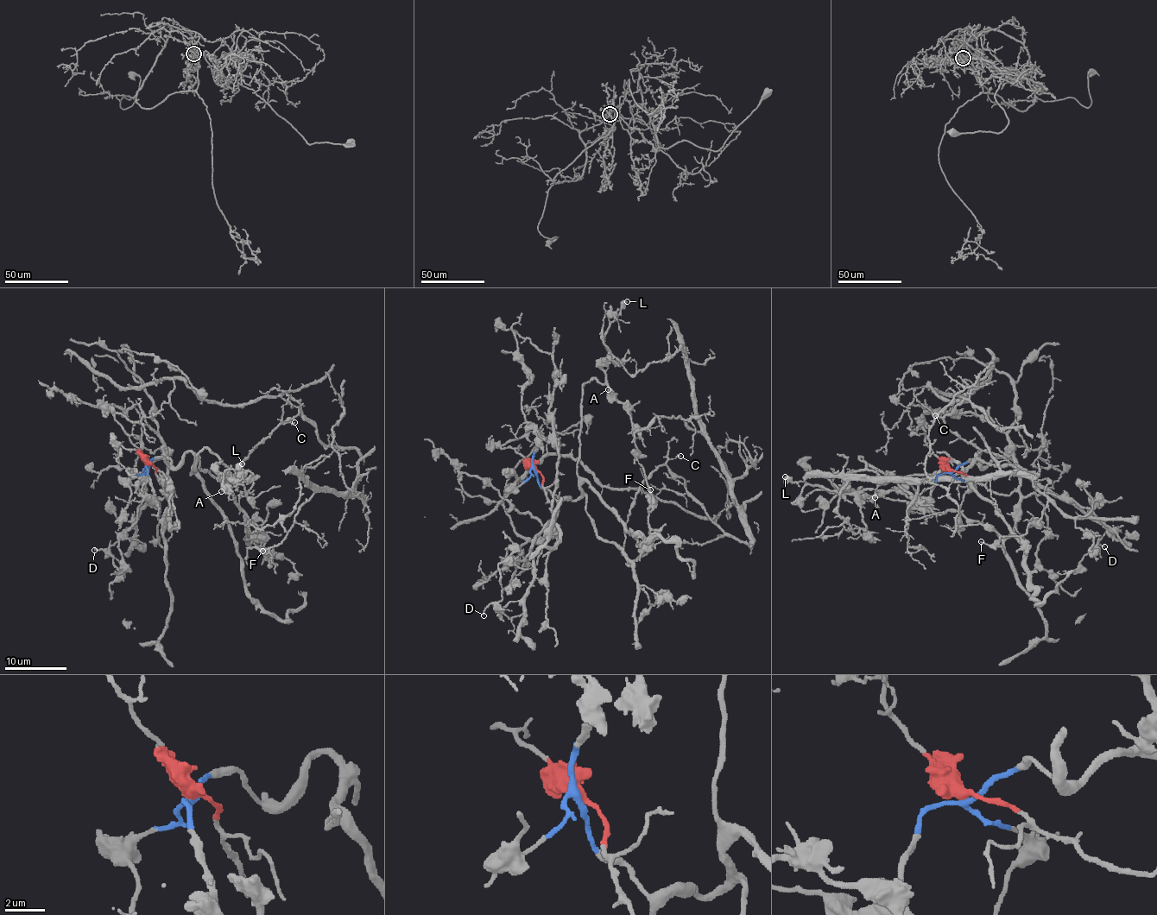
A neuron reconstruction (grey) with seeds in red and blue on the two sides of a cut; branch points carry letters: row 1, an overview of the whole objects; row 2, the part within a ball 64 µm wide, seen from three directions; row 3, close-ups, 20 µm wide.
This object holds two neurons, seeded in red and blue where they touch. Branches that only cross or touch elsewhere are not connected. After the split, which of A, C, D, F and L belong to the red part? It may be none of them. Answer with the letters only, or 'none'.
none

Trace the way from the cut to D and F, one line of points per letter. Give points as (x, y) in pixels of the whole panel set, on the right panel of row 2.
D: (950, 471), (969, 461), (983, 467), (1010, 457), (1103, 520), (1106, 531), (1092, 545), (1104, 545)
F: (950, 471), (969, 461), (981, 467), (980, 450), (980, 460), (1021, 468), (1047, 497), (1024, 533), (981, 541)

